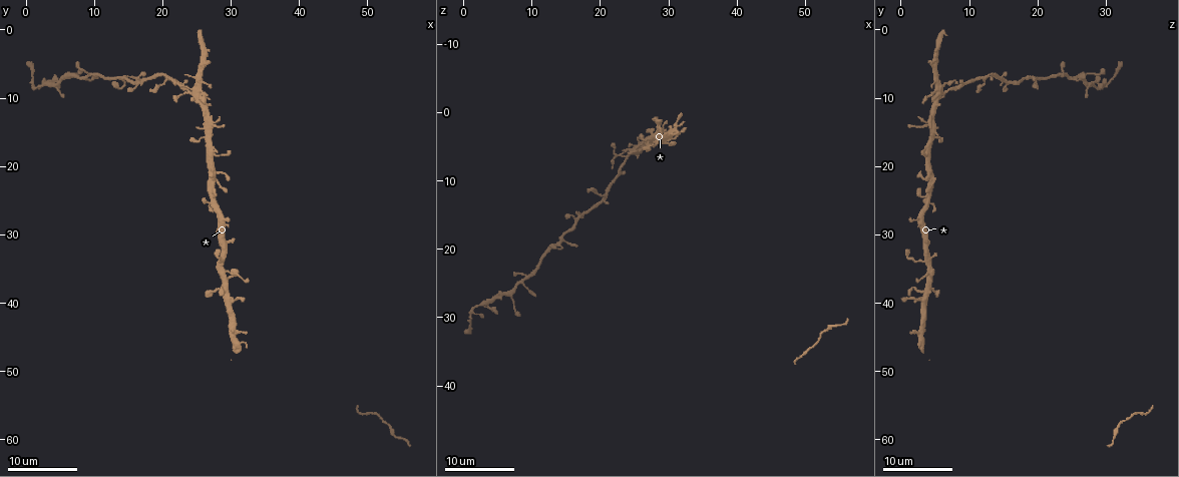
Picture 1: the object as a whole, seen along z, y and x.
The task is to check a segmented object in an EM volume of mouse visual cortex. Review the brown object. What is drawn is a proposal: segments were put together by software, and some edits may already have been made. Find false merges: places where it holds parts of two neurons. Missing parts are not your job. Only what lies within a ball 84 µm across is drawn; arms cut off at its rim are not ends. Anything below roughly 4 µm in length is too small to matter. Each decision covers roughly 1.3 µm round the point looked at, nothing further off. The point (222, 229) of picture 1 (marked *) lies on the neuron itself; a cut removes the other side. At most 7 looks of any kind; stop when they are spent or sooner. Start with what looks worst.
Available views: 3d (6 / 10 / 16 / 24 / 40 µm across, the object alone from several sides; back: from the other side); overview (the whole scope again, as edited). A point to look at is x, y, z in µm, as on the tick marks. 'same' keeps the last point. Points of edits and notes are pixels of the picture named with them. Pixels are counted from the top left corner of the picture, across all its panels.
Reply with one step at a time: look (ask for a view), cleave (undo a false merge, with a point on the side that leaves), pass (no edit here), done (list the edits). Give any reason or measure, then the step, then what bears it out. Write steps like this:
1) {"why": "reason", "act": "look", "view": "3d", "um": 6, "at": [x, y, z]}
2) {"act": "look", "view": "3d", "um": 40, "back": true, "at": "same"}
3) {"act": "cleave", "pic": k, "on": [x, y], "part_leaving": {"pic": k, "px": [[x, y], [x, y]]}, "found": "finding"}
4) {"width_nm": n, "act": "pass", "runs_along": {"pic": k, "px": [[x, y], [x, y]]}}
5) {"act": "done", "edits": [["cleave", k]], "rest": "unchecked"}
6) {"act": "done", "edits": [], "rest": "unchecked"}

{"why": "three-way junction", "act": "look", "view": "3d", "um": 16, "at": [24.0, 9.0, 6.5]}

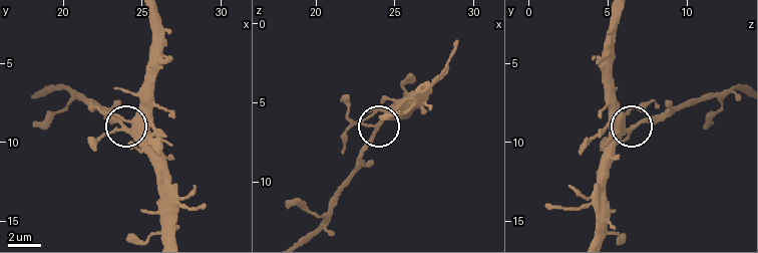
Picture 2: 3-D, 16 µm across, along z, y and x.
{"width_nm": 320, "act": "pass", "runs_along": {"pic": 2, "px": [[170, 233], [165, 168], [129, 128], [151, 92]]}, "found": "one neuron here"}

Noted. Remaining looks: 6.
{"act": "look", "view": "3d", "um": 10, "at": [52.0, 57.5, 32.0]}

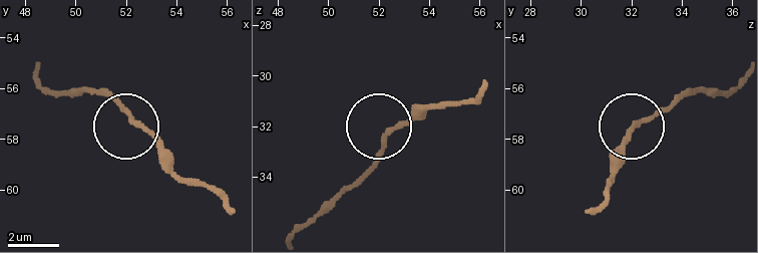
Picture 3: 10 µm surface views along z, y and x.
{"why": "other side", "act": "look", "view": "3d", "um": 10, "back": true, "at": [52.3, 57.4, 32.3]}

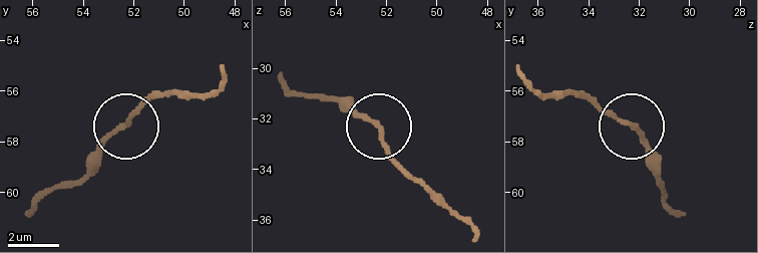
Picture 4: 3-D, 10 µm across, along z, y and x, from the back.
{"act": "pass", "found": "continuous, no second neuron"}

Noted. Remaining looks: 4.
{"why": "looks like a crossing", "act": "look", "view": "3d", "um": 16, "at": [20.5, 7.0, 12.0]}

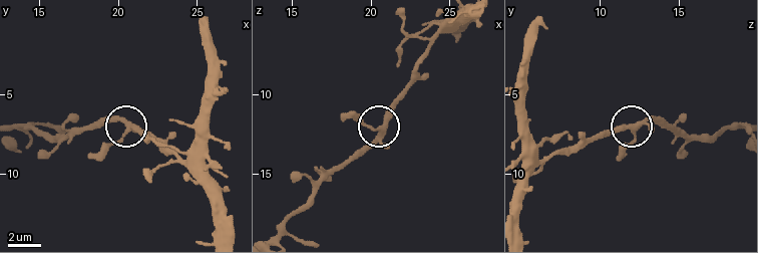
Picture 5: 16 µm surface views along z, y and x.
{"arms": 4, "act": "pass", "found": "one neuron here"}

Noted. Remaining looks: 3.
{"act": "done", "edits": [], "rest": "unchecked"}

